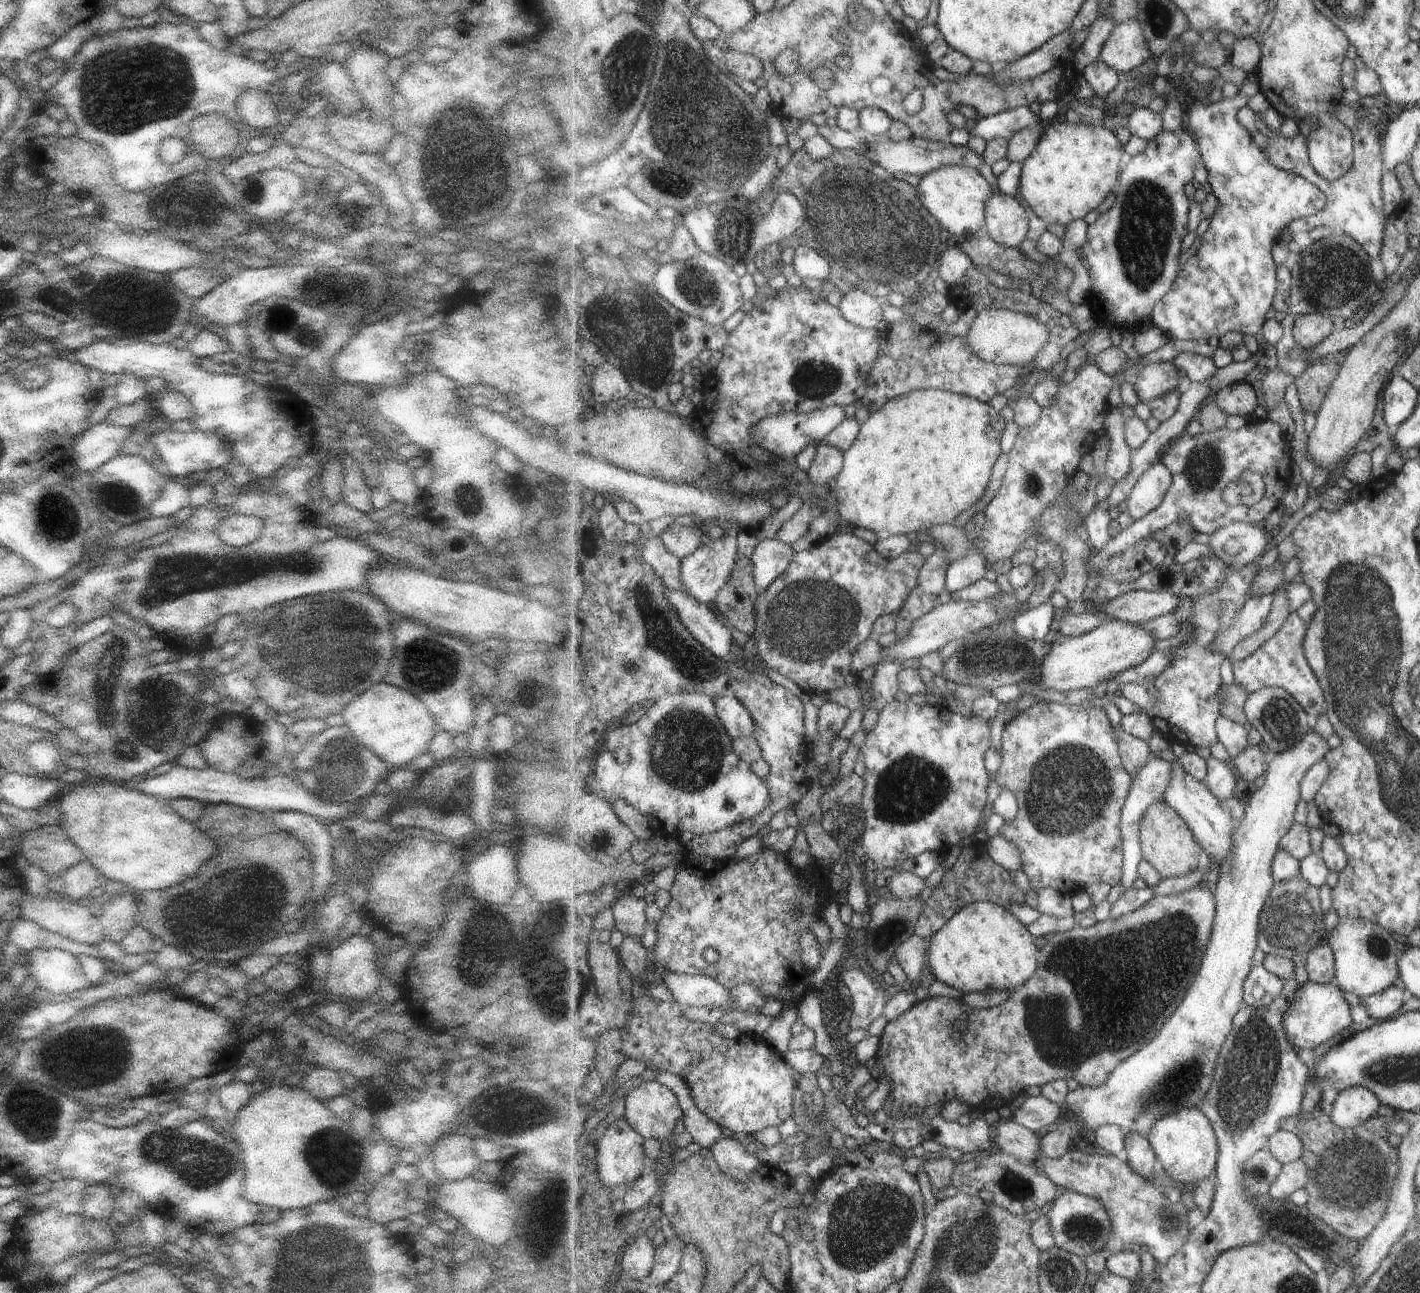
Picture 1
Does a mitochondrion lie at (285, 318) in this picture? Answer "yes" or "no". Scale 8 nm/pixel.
yes

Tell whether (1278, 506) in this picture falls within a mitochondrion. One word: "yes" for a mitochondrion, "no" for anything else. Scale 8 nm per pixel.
no

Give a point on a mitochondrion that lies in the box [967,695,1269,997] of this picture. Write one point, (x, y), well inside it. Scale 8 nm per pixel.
(1069, 792)

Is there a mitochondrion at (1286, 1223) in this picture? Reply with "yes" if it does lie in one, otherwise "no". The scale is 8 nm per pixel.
no

